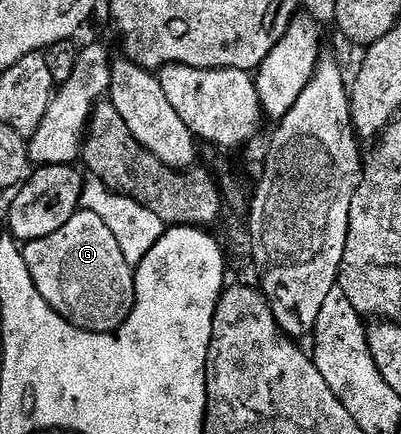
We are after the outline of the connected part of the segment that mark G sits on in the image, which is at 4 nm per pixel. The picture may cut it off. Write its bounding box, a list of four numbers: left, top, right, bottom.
[23,210,136,333]

